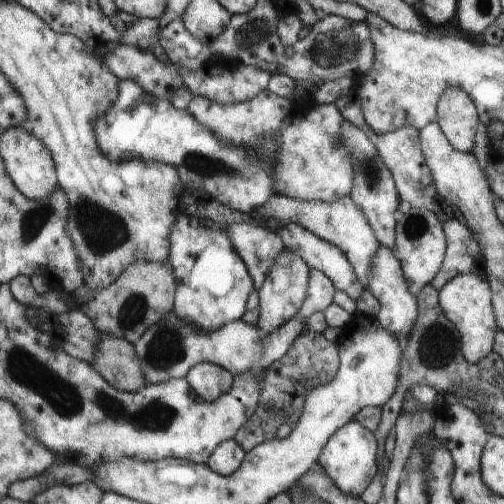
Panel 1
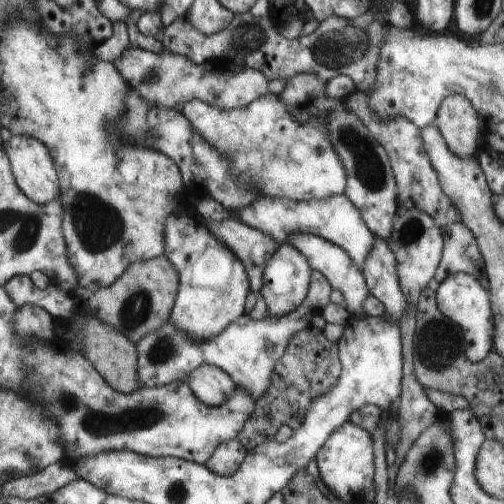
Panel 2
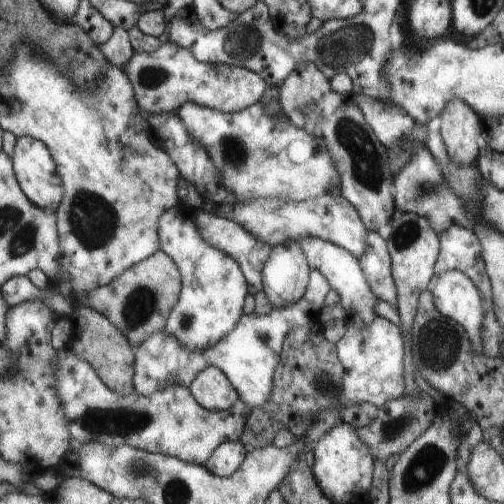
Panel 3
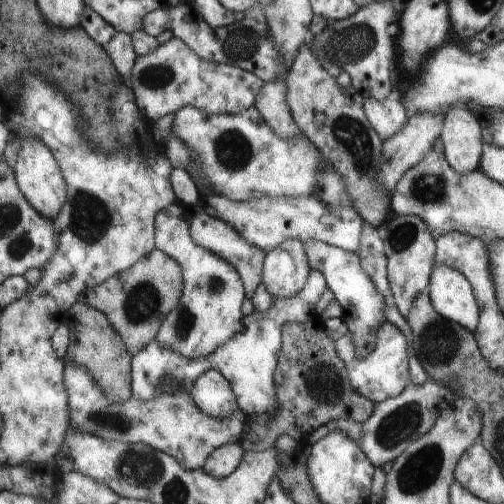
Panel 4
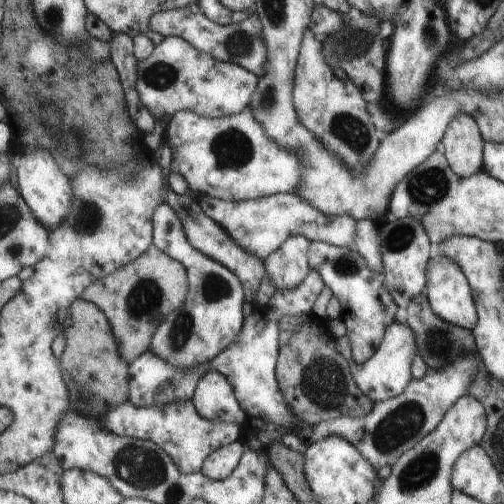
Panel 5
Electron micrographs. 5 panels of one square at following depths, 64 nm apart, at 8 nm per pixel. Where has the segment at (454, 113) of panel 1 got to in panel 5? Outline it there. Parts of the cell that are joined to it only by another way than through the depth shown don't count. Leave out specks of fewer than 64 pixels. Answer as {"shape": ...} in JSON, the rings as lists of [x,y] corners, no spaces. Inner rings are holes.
{"shape":[[[457,114],[445,130],[443,152],[451,170],[459,178],[473,176],[483,168],[485,138],[479,132],[479,124],[469,114]]]}

